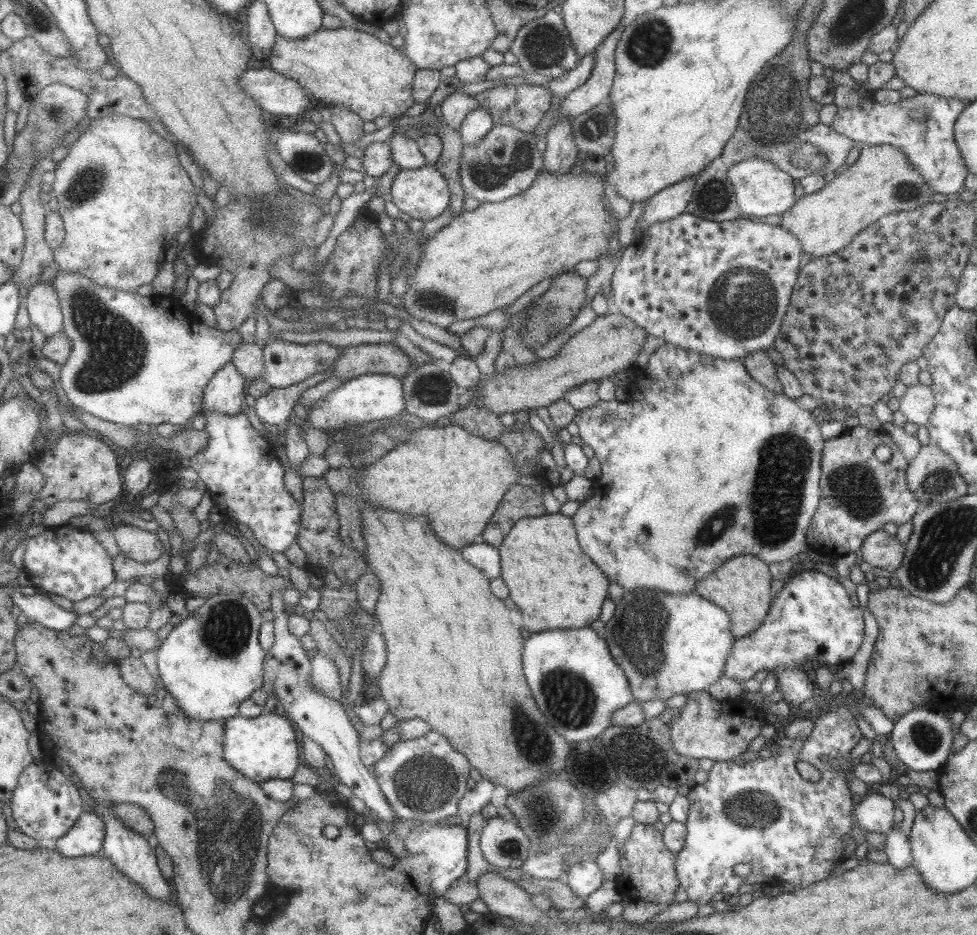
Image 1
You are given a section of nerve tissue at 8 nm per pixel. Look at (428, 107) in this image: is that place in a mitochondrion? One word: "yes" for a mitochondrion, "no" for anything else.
no

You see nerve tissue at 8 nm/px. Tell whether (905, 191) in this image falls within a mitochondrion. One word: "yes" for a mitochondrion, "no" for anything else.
yes

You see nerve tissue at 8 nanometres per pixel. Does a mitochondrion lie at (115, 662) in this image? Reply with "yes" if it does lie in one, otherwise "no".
no

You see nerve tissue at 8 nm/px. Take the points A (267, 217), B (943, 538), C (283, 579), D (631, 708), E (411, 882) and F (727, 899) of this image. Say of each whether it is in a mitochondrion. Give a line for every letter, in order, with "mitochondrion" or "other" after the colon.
A: mitochondrion
B: mitochondrion
C: other
D: other
E: other
F: other

